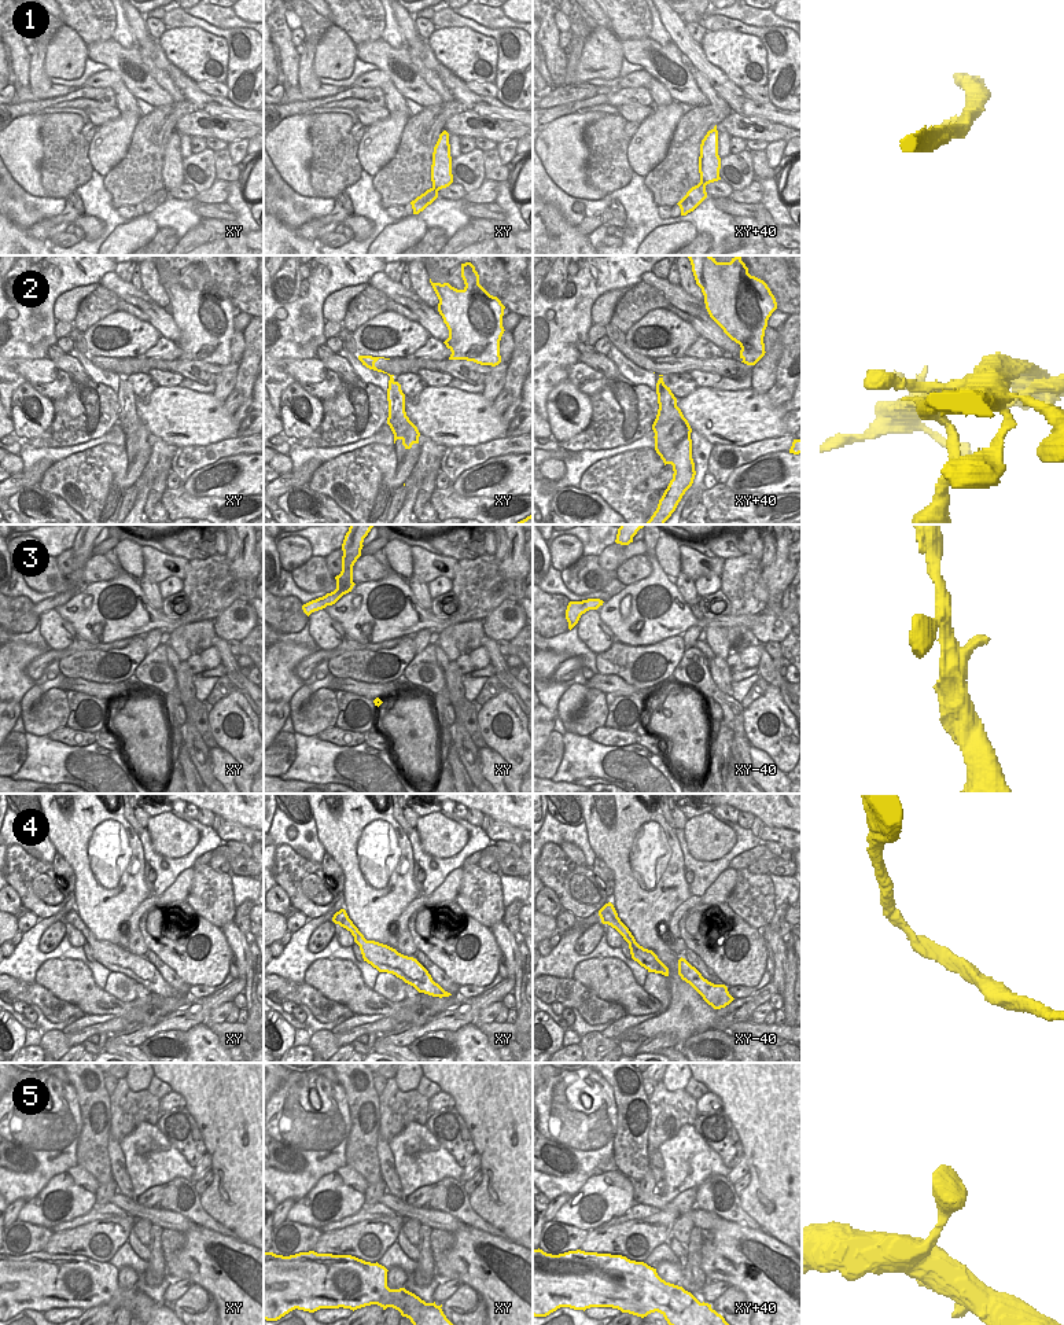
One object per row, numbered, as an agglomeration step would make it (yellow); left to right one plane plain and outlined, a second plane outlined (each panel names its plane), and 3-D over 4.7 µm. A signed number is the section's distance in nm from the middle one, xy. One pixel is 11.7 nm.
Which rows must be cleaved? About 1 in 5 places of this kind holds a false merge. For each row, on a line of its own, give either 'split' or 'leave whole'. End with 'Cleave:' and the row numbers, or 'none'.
1: leave whole
2: leave whole
3: leave whole
4: leave whole
5: leave whole
Cleave: none

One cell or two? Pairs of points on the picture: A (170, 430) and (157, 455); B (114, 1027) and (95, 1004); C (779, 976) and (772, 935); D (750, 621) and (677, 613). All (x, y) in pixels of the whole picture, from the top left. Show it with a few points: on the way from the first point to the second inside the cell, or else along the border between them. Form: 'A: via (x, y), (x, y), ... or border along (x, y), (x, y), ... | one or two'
A: border along (151, 434), (176, 446) | two
B: border along (118, 1016), (125, 1016), (137, 1023) | two
C: via (779, 967), (777, 945) | one
D: via (732, 621), (695, 621) | one

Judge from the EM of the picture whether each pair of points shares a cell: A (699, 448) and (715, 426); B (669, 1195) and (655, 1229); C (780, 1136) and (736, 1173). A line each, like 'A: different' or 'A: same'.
A: different
B: different
C: different

